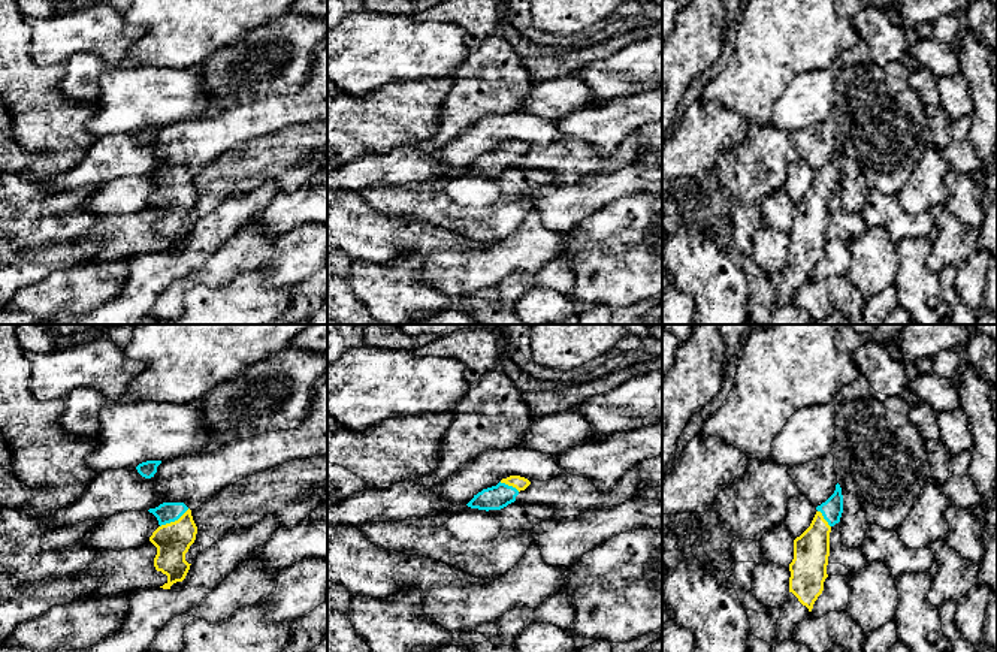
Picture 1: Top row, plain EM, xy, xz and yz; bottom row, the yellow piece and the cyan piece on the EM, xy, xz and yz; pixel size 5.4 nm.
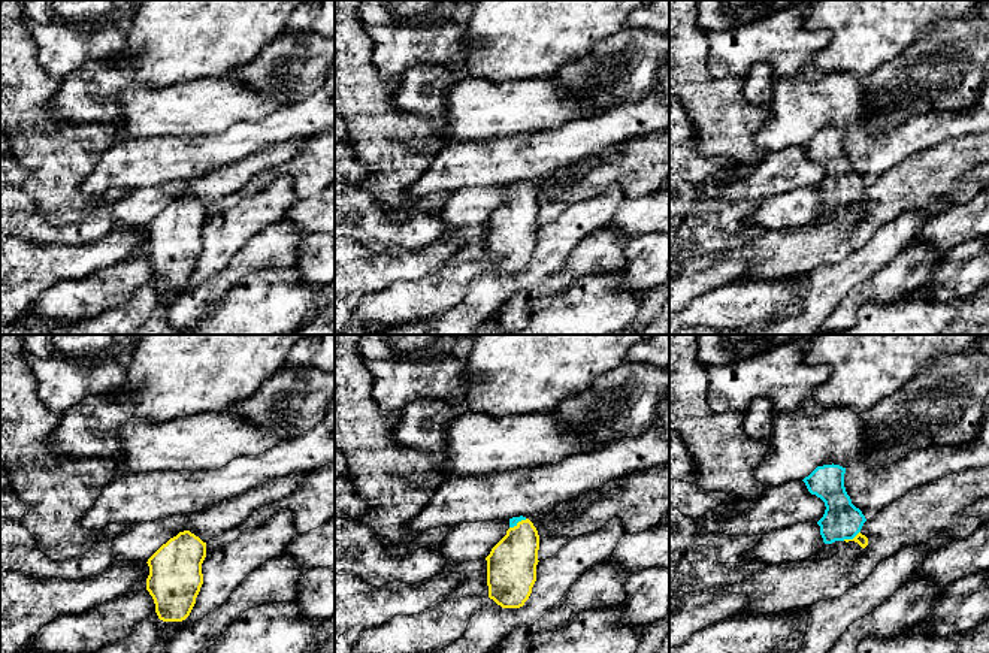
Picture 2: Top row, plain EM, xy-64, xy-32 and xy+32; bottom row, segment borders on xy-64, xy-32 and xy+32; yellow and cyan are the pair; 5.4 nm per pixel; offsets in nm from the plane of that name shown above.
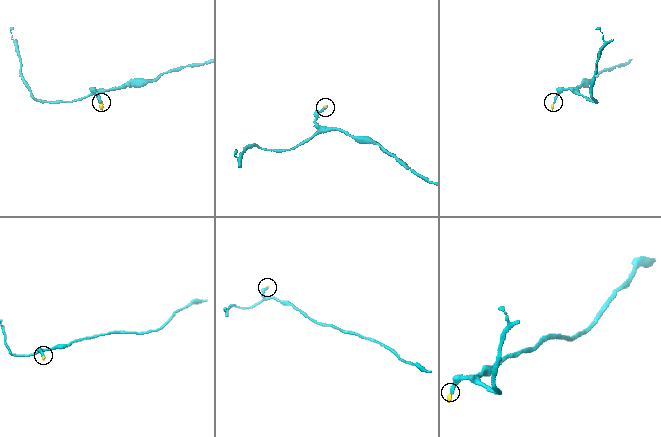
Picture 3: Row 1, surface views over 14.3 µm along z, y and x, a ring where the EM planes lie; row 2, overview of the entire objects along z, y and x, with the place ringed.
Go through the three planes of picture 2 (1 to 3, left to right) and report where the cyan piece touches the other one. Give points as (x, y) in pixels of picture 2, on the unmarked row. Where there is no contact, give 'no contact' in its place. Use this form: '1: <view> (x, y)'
1: no contact
2: xy-32 (517, 189)
3: xy+32 (850, 205)

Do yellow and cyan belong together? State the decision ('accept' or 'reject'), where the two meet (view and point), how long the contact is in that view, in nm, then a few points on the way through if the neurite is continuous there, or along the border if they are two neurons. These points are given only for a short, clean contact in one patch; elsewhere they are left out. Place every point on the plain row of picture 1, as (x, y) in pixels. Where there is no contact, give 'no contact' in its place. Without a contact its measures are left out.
accept | xy (175, 186) | 190 nm | across xy (172, 205), (175, 186), (168, 177)

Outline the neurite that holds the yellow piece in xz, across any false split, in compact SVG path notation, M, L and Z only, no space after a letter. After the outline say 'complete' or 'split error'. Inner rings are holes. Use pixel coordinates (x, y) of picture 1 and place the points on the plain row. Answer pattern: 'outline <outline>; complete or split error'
outline M520 141L502 144L496 151L483 154L466 169L478 175L501 175L516 166L520 156L525 156L531 147Z; split error

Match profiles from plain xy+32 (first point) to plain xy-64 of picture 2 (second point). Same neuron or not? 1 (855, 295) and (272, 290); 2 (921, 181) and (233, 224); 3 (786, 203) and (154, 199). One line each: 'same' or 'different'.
1: different
2: different
3: same

